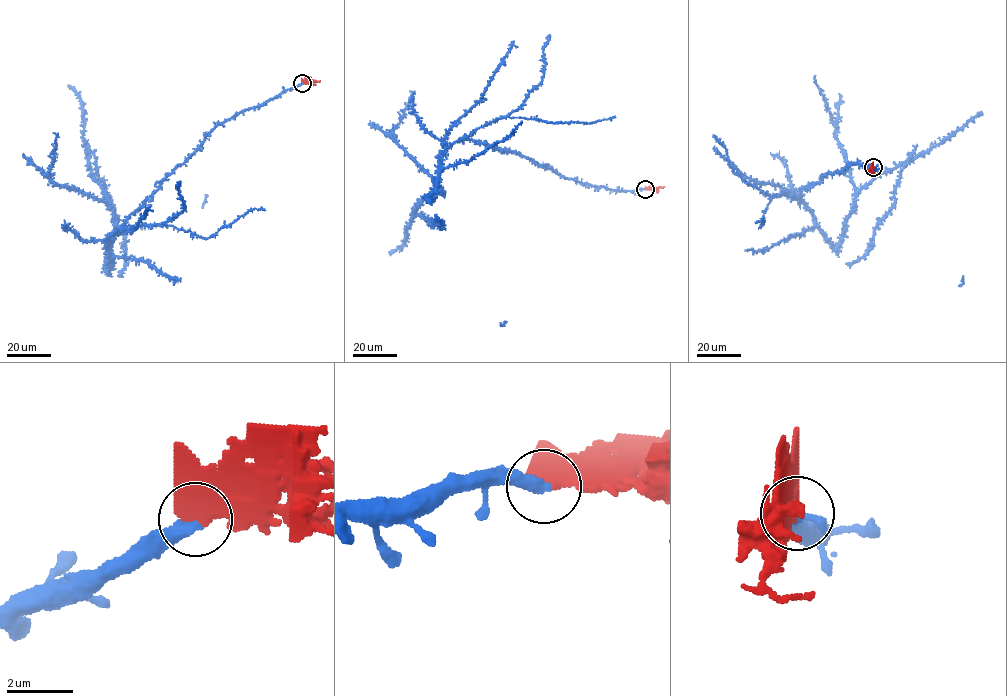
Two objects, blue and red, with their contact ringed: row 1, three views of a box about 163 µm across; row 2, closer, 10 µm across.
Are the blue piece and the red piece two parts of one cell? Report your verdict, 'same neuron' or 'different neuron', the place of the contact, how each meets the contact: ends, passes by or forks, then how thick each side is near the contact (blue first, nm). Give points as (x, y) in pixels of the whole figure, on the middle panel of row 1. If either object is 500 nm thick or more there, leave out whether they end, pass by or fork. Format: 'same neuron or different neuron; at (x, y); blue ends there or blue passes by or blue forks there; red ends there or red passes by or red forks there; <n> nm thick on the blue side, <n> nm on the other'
different neuron; at (645, 189); blue ends there; red ends there; 360 nm thick on the blue side, 400 nm on the other

